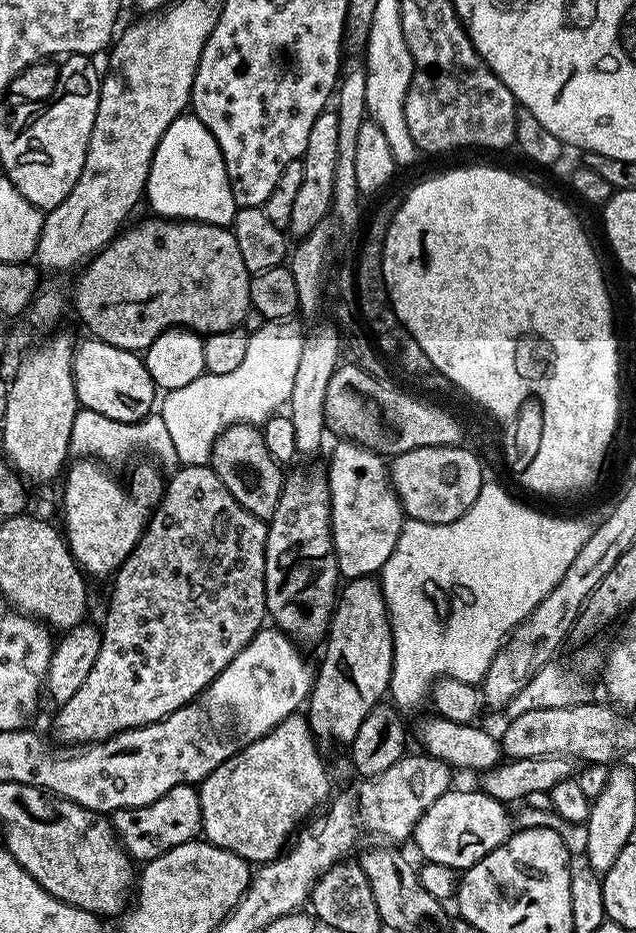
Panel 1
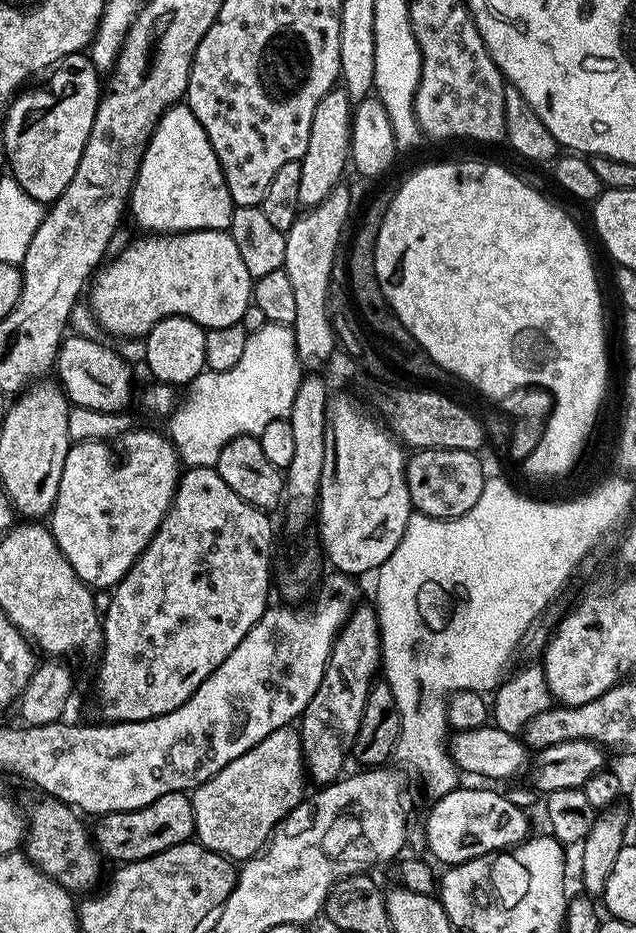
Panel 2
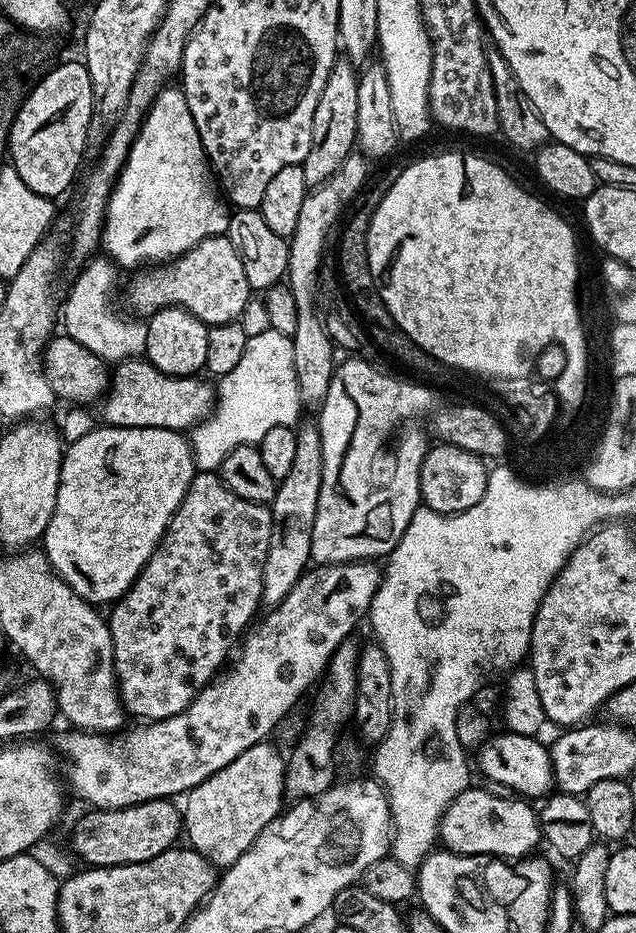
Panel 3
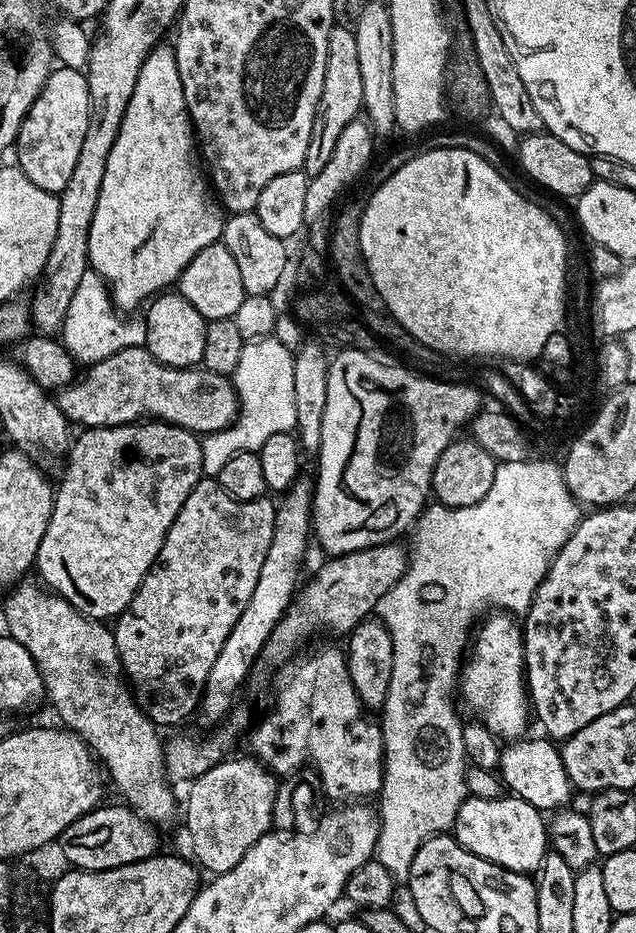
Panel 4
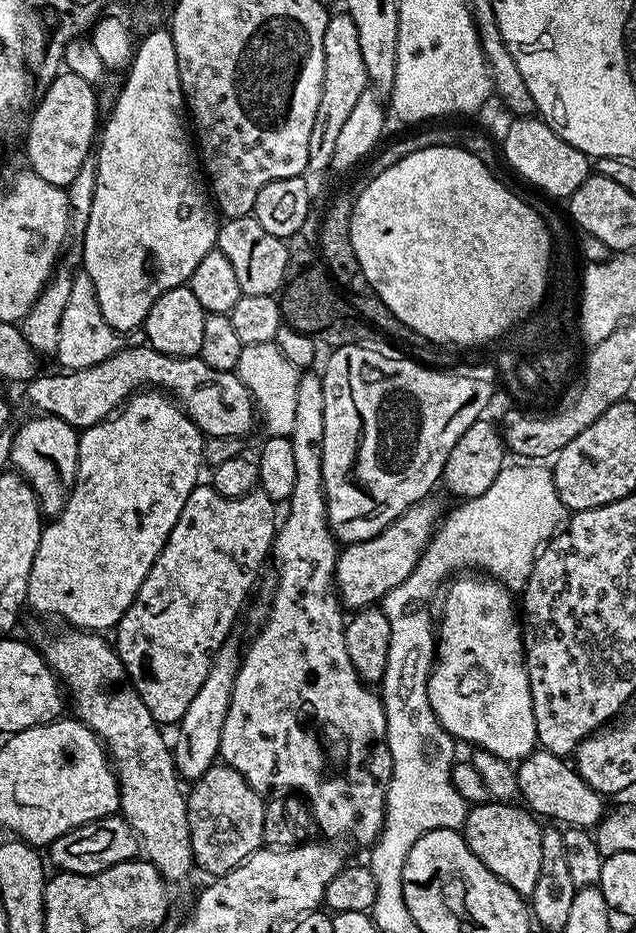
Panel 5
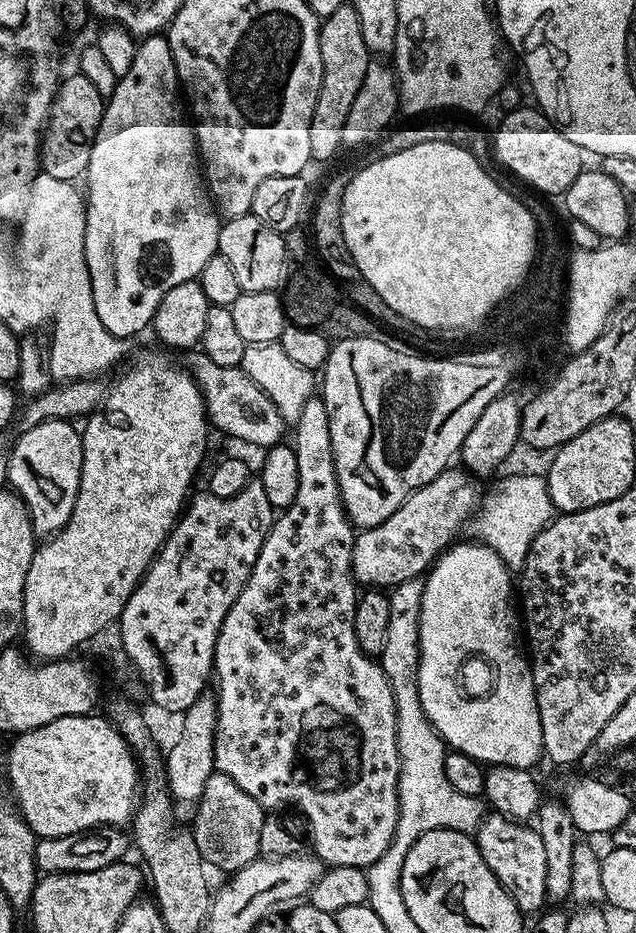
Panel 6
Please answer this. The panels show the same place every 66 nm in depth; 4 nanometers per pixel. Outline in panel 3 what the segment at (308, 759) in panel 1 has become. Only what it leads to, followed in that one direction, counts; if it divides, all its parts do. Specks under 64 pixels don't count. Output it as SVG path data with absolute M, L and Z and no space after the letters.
M272 742L255 744L250 746L250 750L238 754L238 758L234 758L234 762L230 762L230 766L222 766L222 770L218 770L210 778L206 778L206 782L191 788L183 797L182 832L186 840L188 836L187 843L192 849L217 866L227 866L233 864L238 858L242 858L242 854L246 854L246 850L250 850L250 846L256 841L258 834L262 834L264 827L281 815L280 807L285 807L285 765L285 757L283 755L280 757L279 750L272 745Z

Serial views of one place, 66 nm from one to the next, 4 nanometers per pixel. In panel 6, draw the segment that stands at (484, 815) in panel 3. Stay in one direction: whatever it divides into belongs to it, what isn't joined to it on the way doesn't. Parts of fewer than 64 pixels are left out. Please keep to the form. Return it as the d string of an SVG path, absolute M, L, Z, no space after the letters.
M488 814L480 821L474 839L486 866L490 866L498 882L514 898L521 913L539 913L548 900L548 891L546 890L546 853L542 846L542 838L535 827L499 814Z

